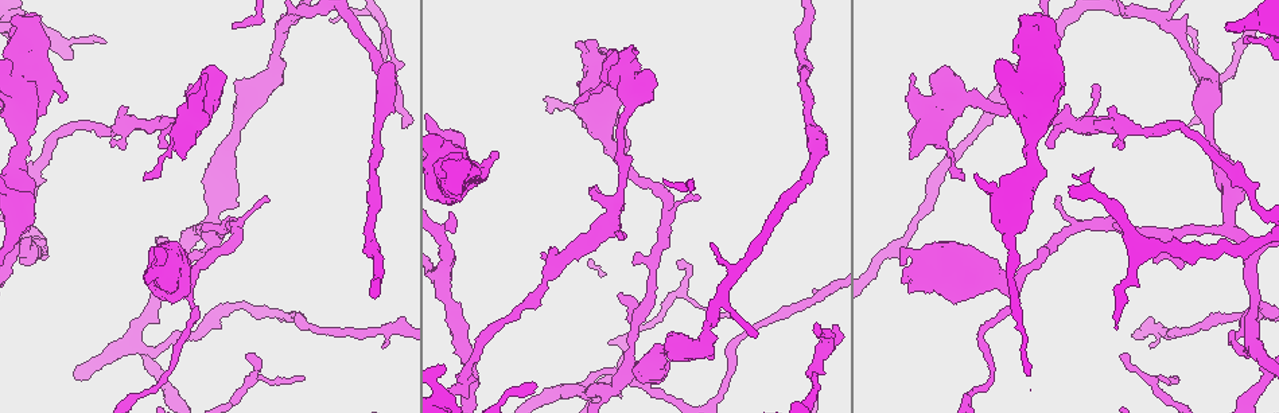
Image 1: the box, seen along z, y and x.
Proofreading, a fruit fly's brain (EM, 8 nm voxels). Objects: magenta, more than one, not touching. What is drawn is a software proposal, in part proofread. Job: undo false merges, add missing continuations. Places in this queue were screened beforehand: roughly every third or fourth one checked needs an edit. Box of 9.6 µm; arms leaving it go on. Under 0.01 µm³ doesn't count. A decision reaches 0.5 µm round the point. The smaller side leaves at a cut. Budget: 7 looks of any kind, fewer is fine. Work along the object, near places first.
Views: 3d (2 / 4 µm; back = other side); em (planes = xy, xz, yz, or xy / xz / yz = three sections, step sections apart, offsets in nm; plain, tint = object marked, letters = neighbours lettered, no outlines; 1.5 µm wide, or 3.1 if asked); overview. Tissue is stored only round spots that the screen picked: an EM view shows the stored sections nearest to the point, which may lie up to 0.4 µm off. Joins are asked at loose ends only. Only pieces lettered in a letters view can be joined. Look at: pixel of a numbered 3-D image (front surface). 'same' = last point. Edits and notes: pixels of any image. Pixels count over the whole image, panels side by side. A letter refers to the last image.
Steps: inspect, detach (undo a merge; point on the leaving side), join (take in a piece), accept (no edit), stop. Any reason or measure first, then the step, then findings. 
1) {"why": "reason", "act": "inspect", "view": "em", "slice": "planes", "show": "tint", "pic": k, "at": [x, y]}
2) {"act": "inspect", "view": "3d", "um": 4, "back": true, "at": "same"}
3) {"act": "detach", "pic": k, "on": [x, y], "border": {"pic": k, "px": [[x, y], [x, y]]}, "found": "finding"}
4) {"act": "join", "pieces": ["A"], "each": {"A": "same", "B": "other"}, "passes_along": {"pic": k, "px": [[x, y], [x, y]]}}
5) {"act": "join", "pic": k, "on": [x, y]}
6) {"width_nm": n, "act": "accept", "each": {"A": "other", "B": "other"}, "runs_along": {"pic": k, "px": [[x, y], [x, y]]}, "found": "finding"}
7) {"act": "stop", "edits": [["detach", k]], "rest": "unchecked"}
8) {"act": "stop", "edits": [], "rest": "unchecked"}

{"why": "an open end", "act": "inspect", "view": "em", "slice": "xz", "step": 8, "show": "letters", "pic": 1, "at": [1116, 226]}

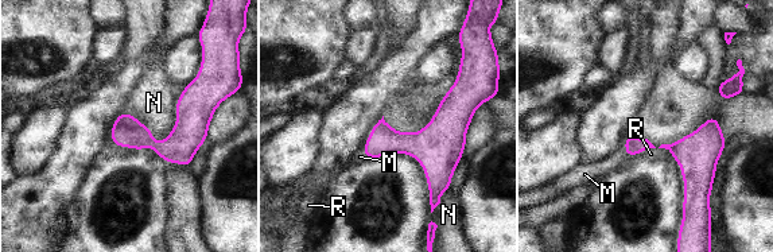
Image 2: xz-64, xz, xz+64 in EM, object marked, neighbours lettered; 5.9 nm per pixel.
{"act": "join", "pieces": ["M"], "each": {"M": "same", "N": "other", "R": "other"}, "passes_along": {"pic": 2, "px": [[633, 144], [625, 151], [590, 173]]}, "found": "it goes on there"}

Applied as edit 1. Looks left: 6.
{"why": "tapers out", "act": "inspect", "view": "em", "slice": "xy", "step": 4, "show": "letters", "pic": 1, "at": [266, 200]}

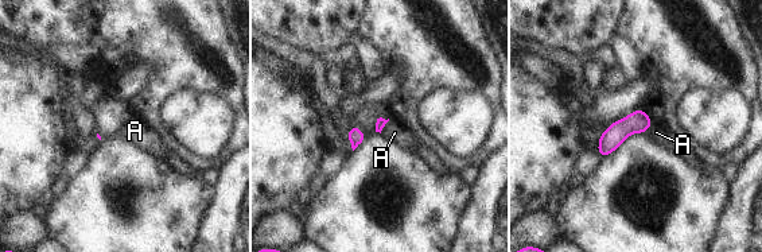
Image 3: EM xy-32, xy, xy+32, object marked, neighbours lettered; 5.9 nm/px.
{"width_nm": 90, "act": "accept", "each": {"A": "other"}, "border": {"pic": 3, "px": [[389, 119], [380, 132]]}, "found": "none of them fits"}

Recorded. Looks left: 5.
{"why": "thin end", "act": "inspect", "view": "3d", "um": 2, "pic": 1, "at": [676, 261]}

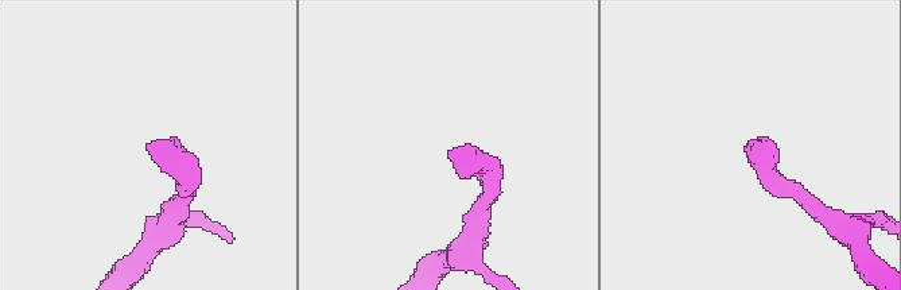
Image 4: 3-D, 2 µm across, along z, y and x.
{"why": "need the tissue", "act": "inspect", "view": "em", "slice": "xy", "step": 4, "show": "tint", "pic": 4, "at": [750, 151]}

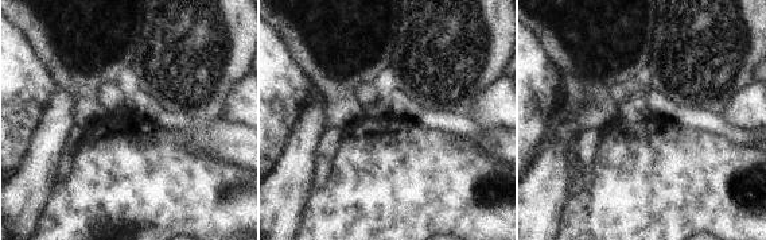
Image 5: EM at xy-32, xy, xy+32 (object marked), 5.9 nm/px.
{"act": "inspect", "view": "em", "slice": "planes", "show": "letters", "at": "same"}

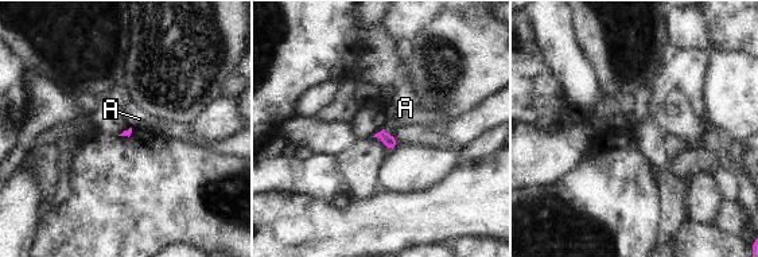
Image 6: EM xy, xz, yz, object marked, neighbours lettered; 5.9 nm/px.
{"act": "accept", "each": {"A": "other"}, "border": {"pic": 6, "px": [[383, 129], [393, 135]]}, "found": "no lettered piece goes on from it"}

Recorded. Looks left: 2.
{"act": "stop", "edits": [["join", 2]], "rest": "unchecked"}

